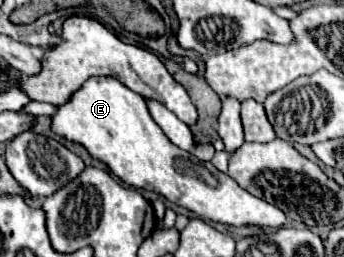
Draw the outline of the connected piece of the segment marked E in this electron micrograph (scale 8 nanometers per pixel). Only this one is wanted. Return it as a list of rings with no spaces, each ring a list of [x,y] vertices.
[[[89,77],[67,103],[57,105],[57,111],[51,115],[51,131],[67,141],[81,143],[93,159],[105,163],[109,171],[129,187],[159,193],[171,203],[193,211],[203,221],[237,227],[285,225],[285,213],[281,209],[245,193],[229,175],[173,145],[149,115],[145,99],[115,77]]]

